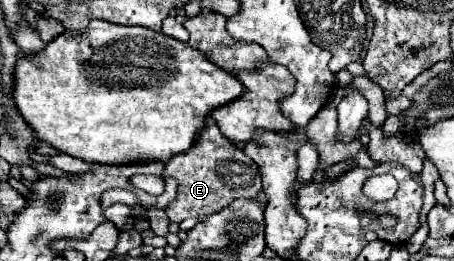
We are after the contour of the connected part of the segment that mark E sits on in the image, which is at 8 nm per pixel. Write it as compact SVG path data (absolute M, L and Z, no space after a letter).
M212 117L204 121L194 145L186 153L176 155L166 163L166 171L178 181L178 195L166 209L168 219L174 223L180 223L188 217L202 219L204 215L218 213L224 209L224 205L230 205L236 199L256 199L262 193L258 165L220 133Z

